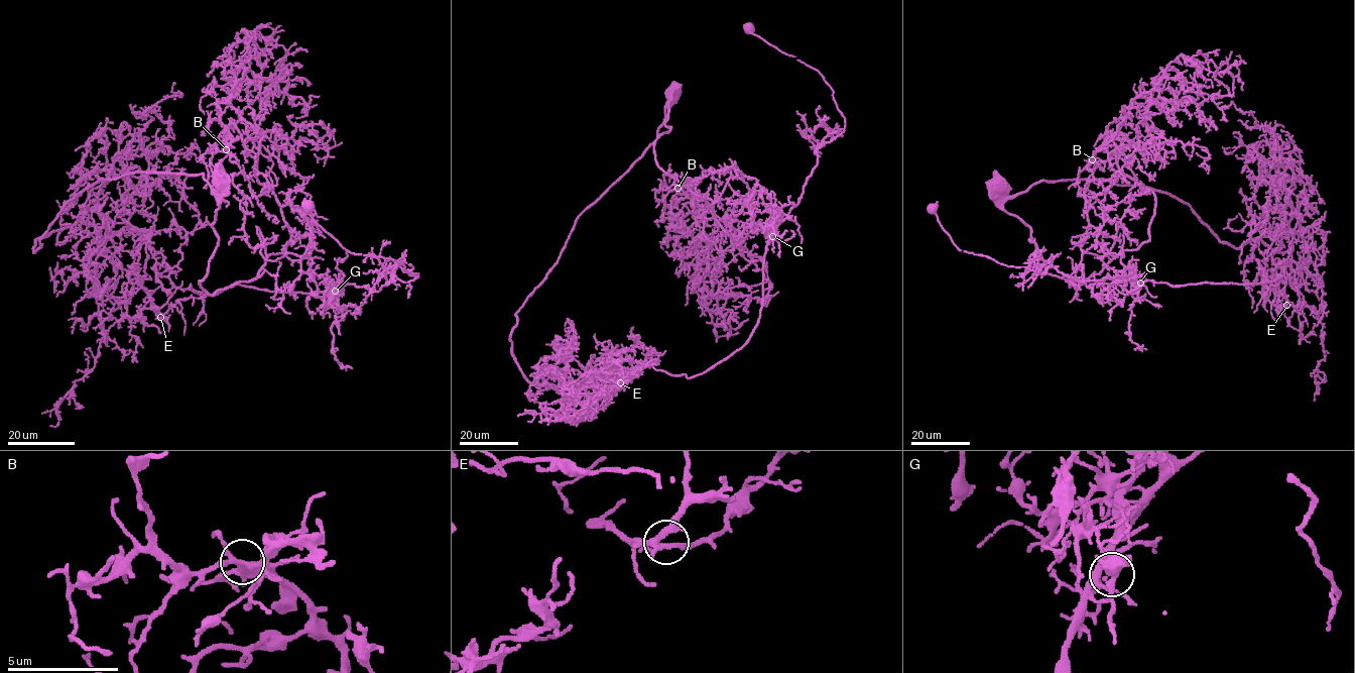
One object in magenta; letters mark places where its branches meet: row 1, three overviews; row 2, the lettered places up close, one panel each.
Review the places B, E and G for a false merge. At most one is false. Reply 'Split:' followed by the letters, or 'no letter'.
Split: G

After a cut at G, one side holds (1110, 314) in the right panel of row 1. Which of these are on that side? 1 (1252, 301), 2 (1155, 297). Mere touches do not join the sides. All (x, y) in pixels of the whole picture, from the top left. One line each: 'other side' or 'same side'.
1: same side
2: same side

